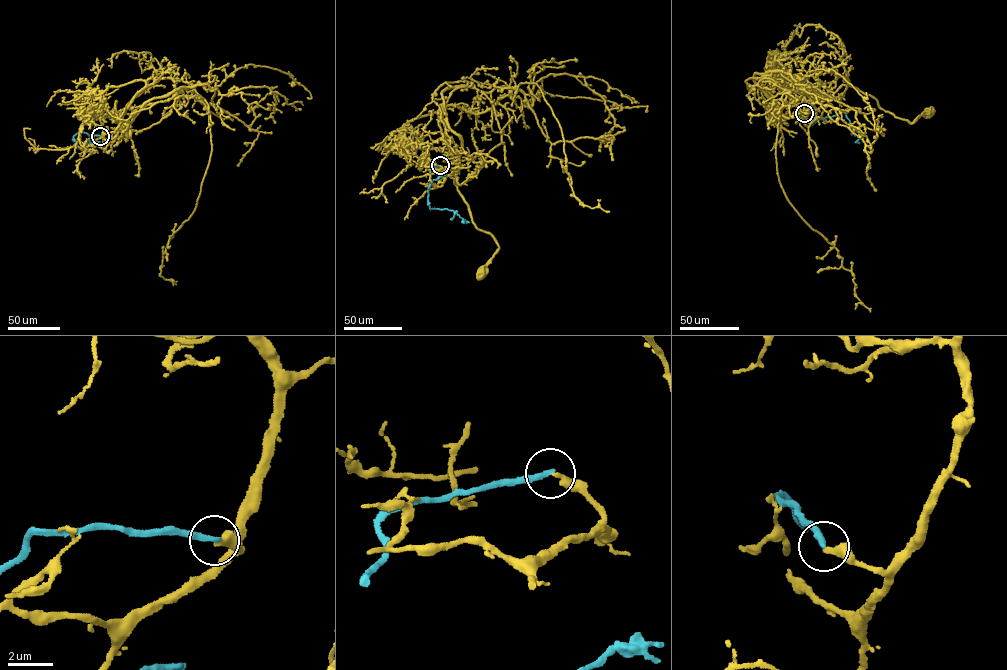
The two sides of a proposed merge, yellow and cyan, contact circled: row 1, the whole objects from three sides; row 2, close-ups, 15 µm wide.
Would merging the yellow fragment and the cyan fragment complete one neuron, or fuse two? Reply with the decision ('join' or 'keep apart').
keep apart

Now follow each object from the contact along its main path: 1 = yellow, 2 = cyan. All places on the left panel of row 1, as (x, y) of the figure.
1: (100, 136), (102, 116), (115, 113), (116, 101), (109, 118), (118, 123), (111, 117), (96, 115)
2: (100, 136), (92, 135), (79, 148), (74, 136), (82, 131), (91, 137), (93, 149), (89, 155)

